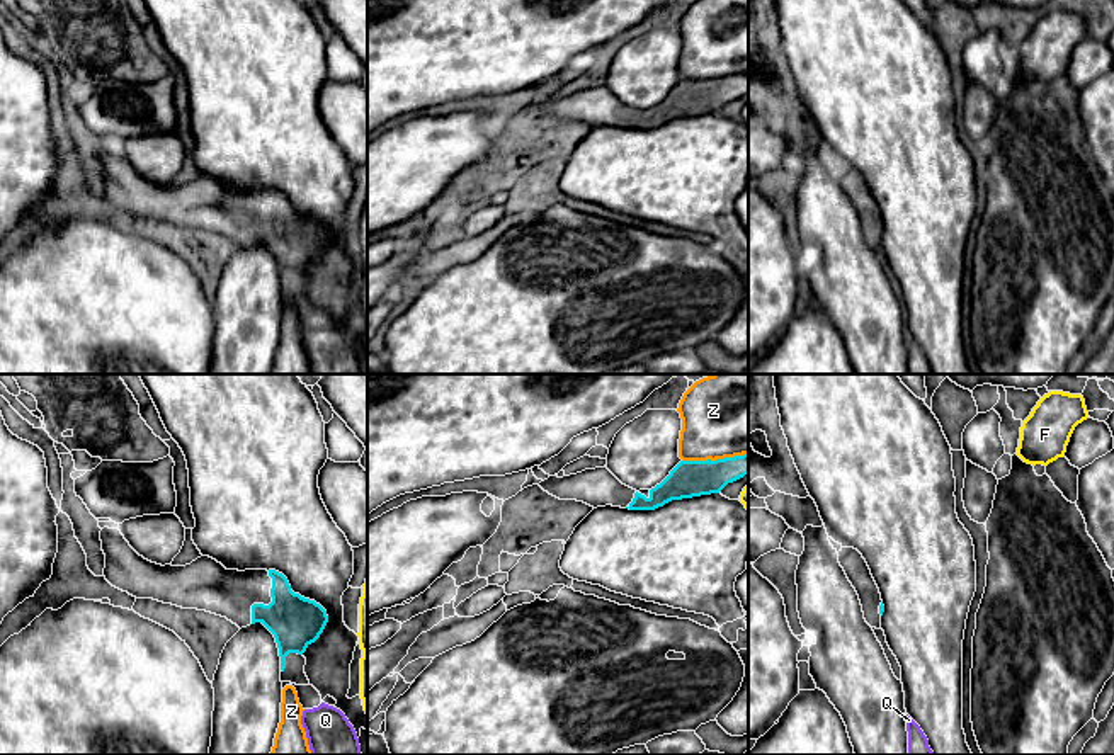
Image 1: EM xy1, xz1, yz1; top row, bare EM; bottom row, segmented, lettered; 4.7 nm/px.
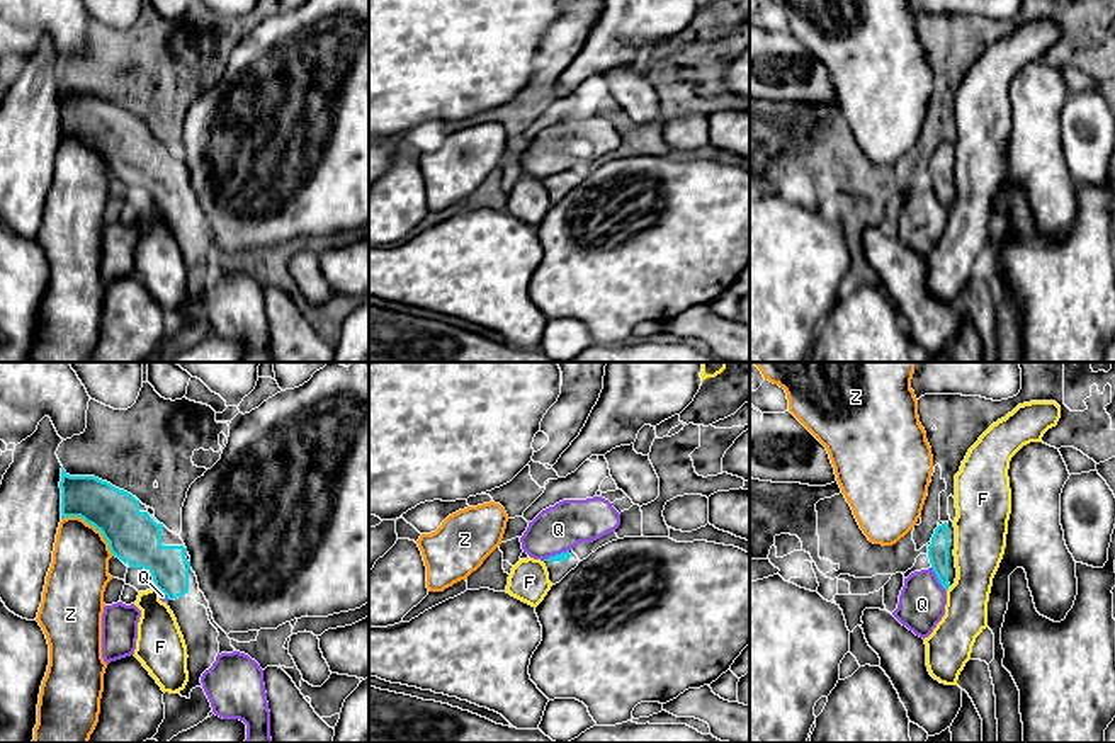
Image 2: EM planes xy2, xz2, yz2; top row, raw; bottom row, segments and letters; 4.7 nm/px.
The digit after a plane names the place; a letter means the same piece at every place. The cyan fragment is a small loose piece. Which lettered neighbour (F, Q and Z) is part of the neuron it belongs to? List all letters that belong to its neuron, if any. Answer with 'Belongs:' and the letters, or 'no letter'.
Belongs: no letter

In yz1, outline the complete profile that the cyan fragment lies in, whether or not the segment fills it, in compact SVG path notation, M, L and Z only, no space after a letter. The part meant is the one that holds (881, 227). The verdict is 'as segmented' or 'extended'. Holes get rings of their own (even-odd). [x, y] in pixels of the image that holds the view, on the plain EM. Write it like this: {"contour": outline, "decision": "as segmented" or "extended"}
{"contour": "M842 167L838 170L838 182L859 214L866 241L879 248L884 224L866 179L857 168Z", "decision": "extended"}

